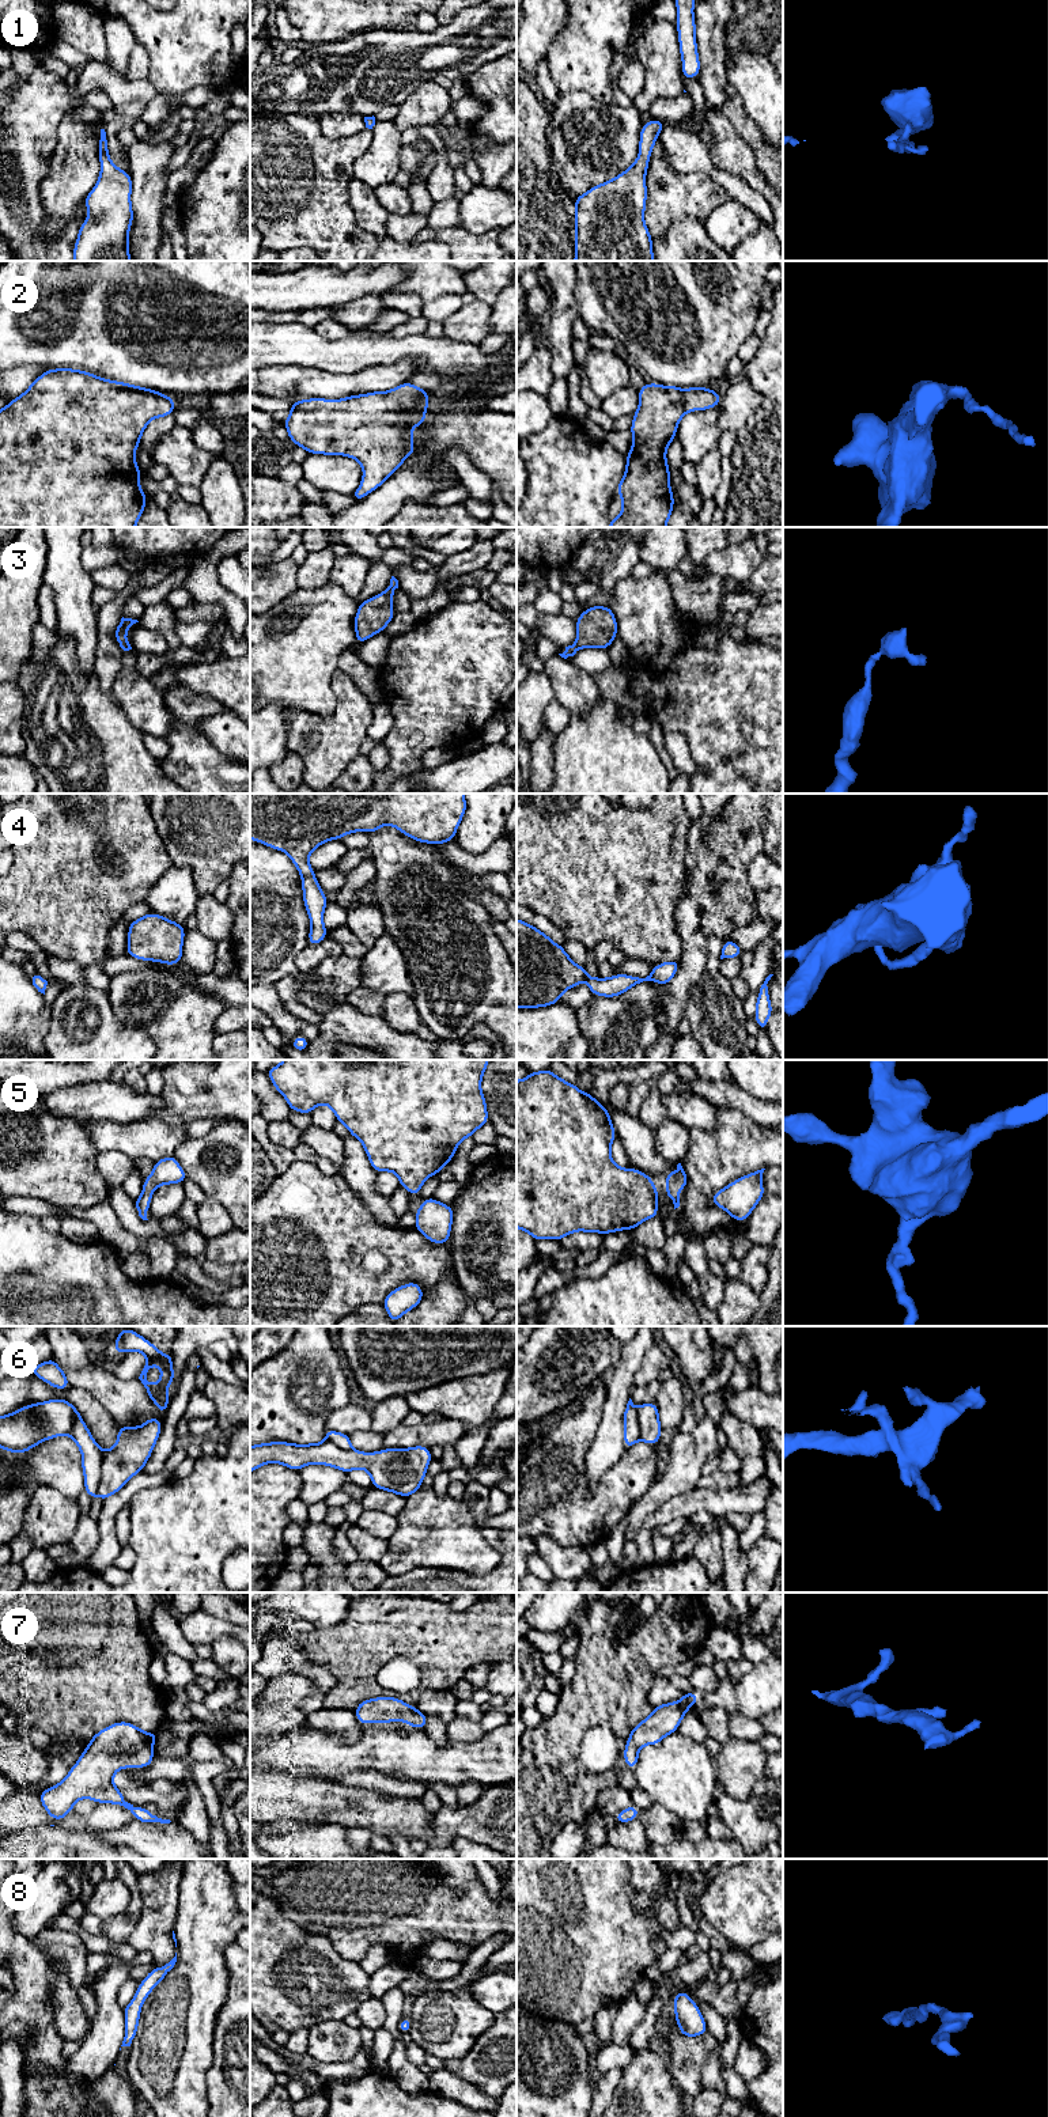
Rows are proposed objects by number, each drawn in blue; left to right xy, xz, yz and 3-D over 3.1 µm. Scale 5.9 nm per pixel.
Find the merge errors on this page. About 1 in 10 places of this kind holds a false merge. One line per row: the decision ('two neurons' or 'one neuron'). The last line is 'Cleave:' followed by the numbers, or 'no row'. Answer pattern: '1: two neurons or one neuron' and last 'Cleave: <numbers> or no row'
1: one neuron
2: one neuron
3: one neuron
4: one neuron
5: one neuron
6: two neurons
7: one neuron
8: one neuron
Cleave: 6

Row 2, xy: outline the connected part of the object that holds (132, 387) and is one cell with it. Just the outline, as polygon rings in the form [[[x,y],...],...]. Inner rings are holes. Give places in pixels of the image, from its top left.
[[[46,370],[29,389],[0,409],[0,527],[136,527],[150,497],[140,488],[140,472],[135,451],[140,446],[147,424],[158,417],[171,416],[174,398],[156,390],[107,380],[83,370]]]

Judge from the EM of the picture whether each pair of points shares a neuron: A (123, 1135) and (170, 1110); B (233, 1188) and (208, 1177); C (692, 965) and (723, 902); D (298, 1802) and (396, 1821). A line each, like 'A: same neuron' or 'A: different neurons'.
A: different neurons
B: same neuron
C: same neuron
D: same neuron

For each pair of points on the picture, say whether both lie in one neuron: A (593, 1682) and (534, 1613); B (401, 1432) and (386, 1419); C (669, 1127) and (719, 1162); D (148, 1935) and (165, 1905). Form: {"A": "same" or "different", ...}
{"A": "different", "B": "different", "C": "different", "D": "same"}

